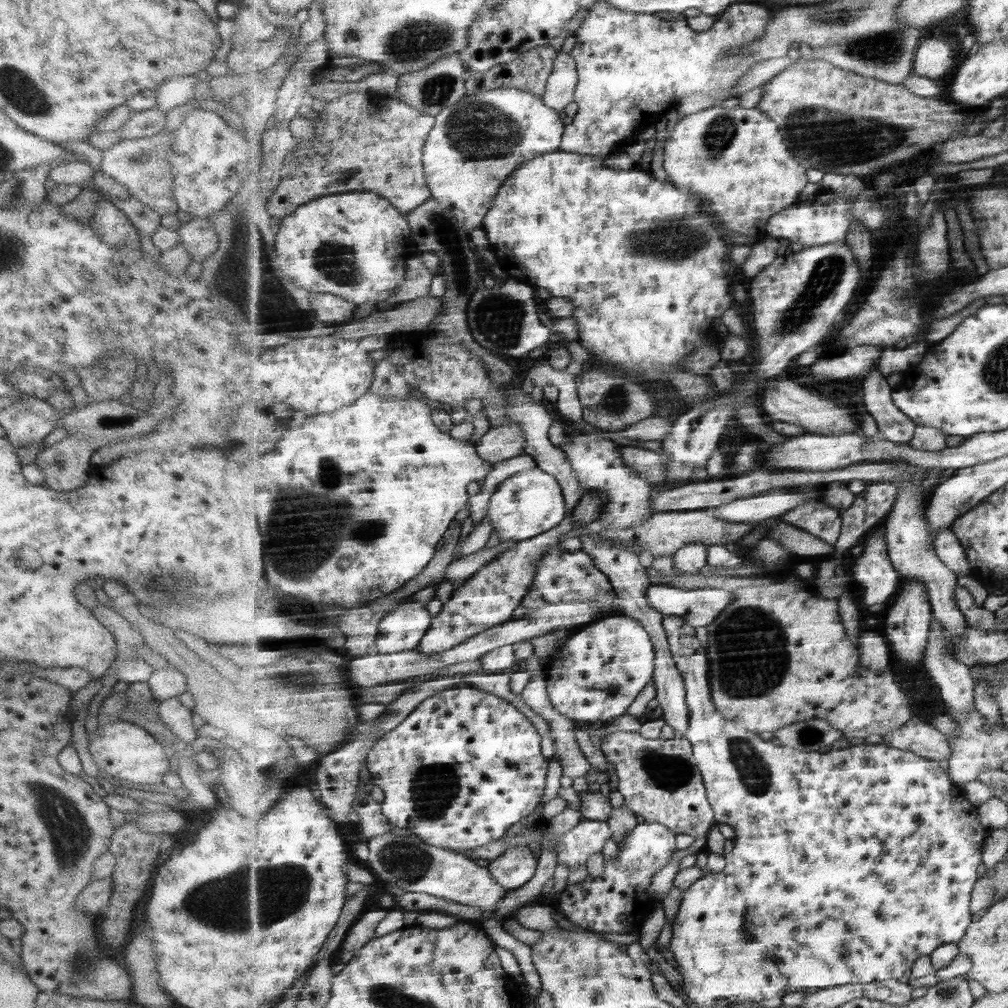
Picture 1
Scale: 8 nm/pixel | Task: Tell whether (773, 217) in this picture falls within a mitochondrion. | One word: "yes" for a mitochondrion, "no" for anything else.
no

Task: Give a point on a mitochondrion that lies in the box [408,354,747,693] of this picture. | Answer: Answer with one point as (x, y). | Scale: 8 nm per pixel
(616, 403)

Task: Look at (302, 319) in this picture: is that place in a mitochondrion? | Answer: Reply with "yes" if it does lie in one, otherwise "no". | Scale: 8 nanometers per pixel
yes

